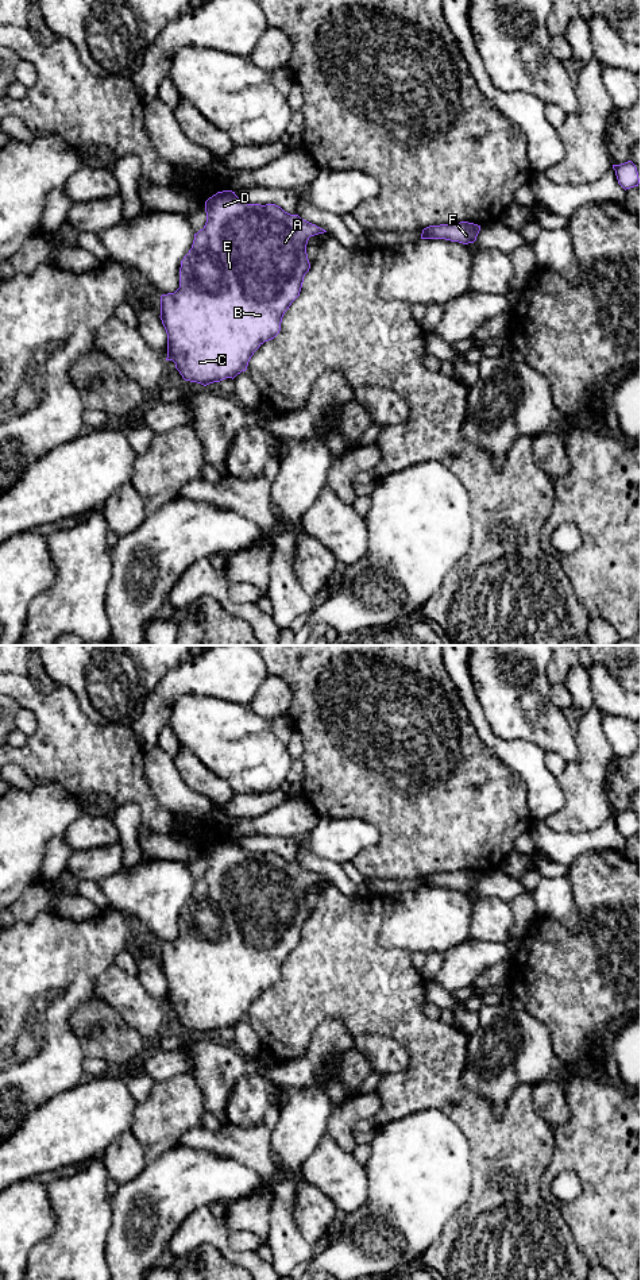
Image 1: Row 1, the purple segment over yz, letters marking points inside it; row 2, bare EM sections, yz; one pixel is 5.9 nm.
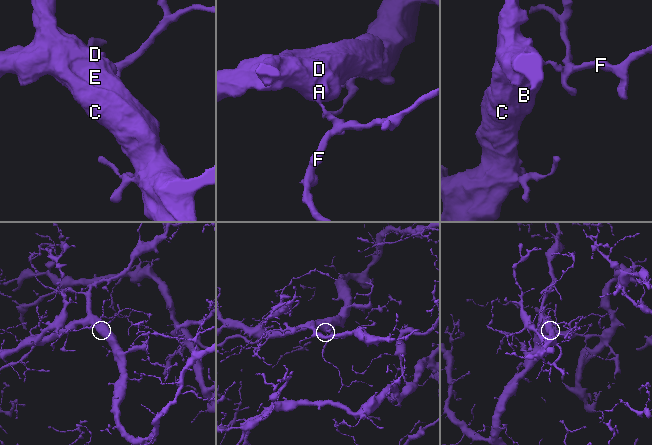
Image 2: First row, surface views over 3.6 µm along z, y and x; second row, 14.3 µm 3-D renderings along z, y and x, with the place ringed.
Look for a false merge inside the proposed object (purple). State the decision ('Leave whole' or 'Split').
Leave whole

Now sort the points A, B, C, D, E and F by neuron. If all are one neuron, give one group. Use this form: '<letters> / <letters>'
A B C D E F

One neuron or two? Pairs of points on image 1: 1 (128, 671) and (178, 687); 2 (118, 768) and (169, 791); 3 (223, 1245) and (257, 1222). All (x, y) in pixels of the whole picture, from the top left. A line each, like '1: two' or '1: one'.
1: two
2: two
3: two

